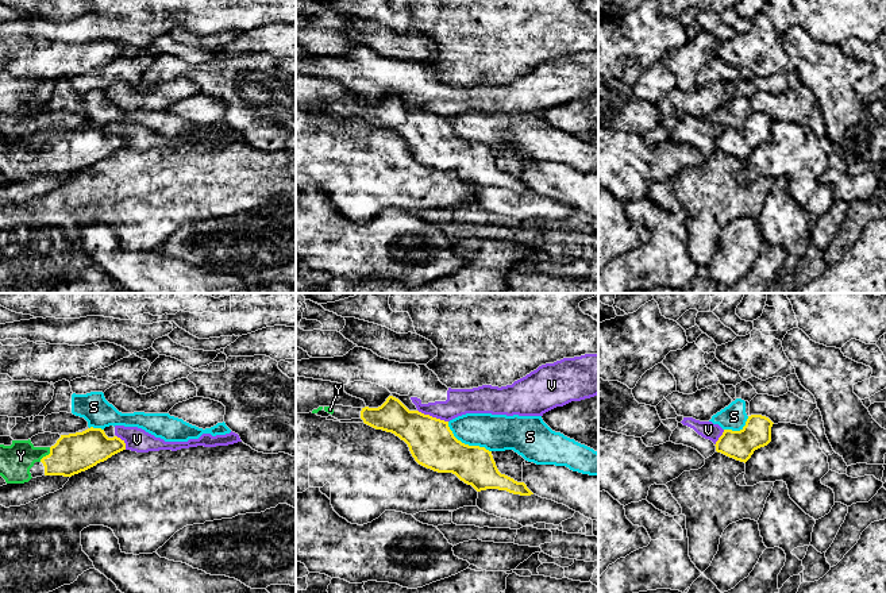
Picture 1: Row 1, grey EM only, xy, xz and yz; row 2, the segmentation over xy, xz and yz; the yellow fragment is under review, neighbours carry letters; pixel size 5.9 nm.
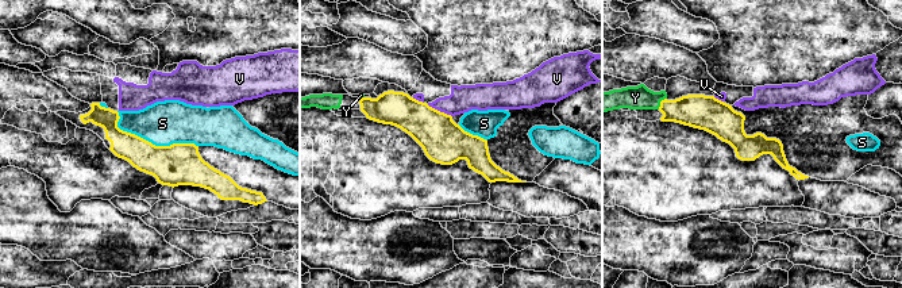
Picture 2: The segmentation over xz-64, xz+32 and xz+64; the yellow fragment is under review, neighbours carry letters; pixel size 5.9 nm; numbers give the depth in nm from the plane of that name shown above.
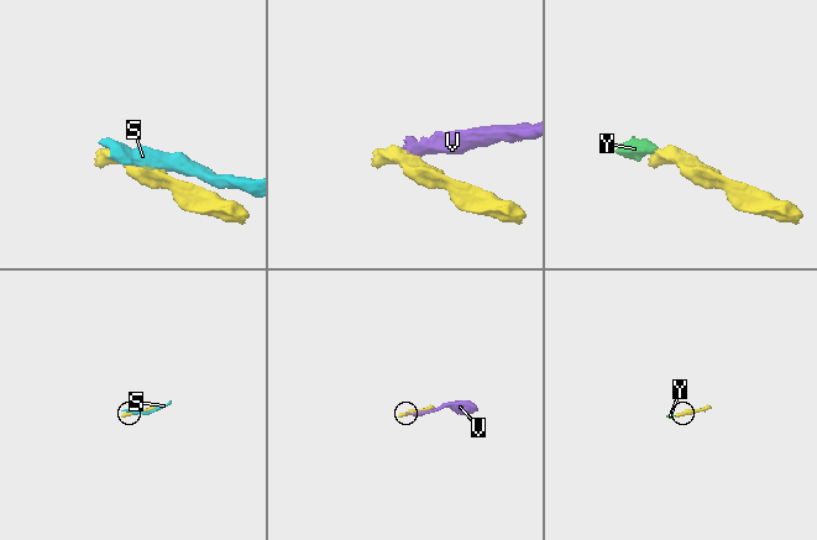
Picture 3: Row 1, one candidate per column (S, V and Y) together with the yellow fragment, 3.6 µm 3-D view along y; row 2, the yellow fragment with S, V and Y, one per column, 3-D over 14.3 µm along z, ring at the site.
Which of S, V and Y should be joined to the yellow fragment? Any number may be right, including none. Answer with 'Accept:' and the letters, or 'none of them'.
Accept: Y

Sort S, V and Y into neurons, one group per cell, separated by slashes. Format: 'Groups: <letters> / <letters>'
Groups: S / V / Y

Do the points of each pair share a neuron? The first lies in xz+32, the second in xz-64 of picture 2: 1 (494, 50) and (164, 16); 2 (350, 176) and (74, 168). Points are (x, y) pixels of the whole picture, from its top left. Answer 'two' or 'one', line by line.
1: two
2: one

